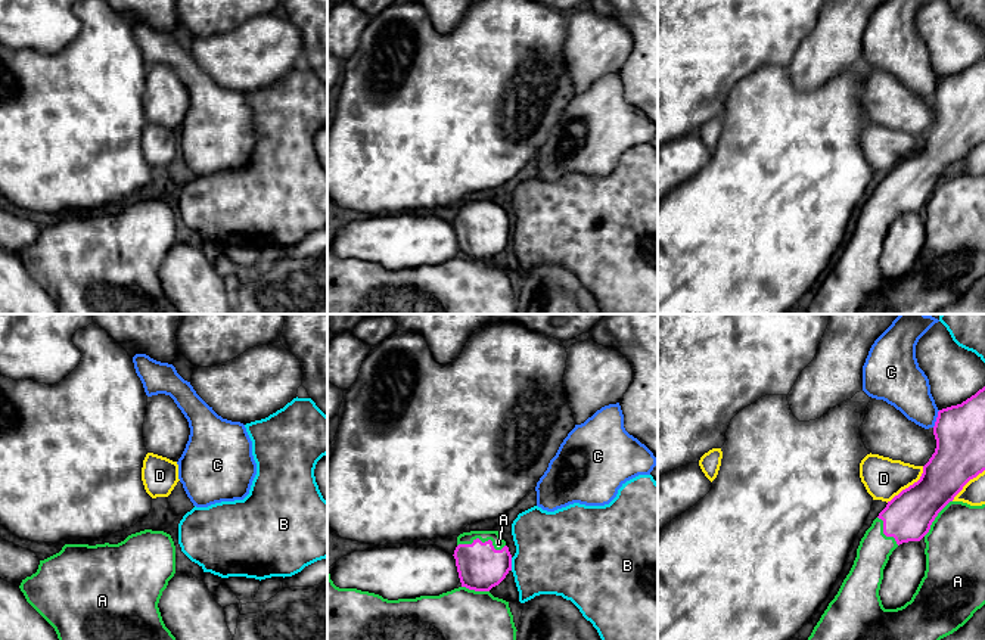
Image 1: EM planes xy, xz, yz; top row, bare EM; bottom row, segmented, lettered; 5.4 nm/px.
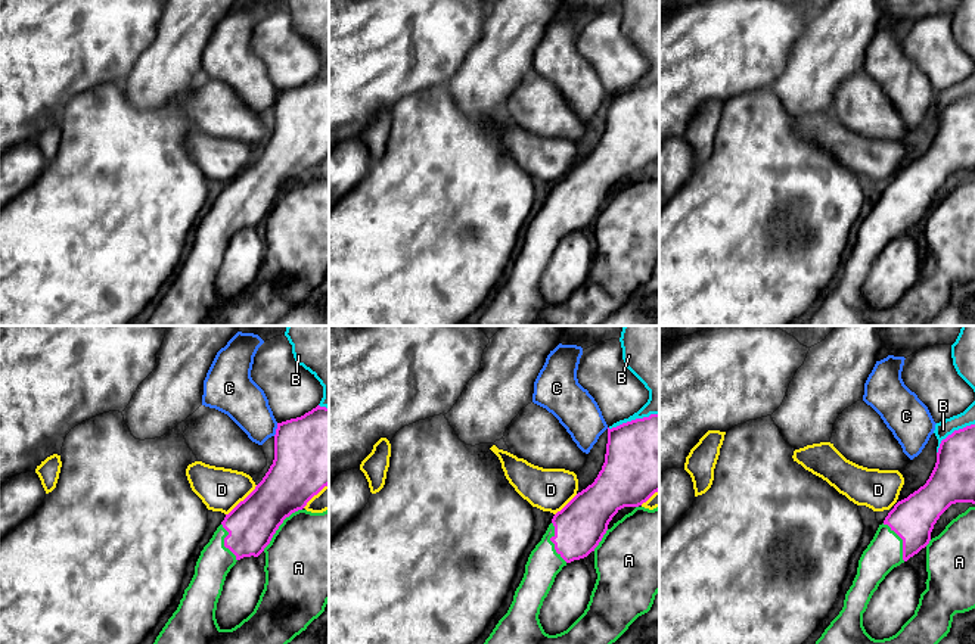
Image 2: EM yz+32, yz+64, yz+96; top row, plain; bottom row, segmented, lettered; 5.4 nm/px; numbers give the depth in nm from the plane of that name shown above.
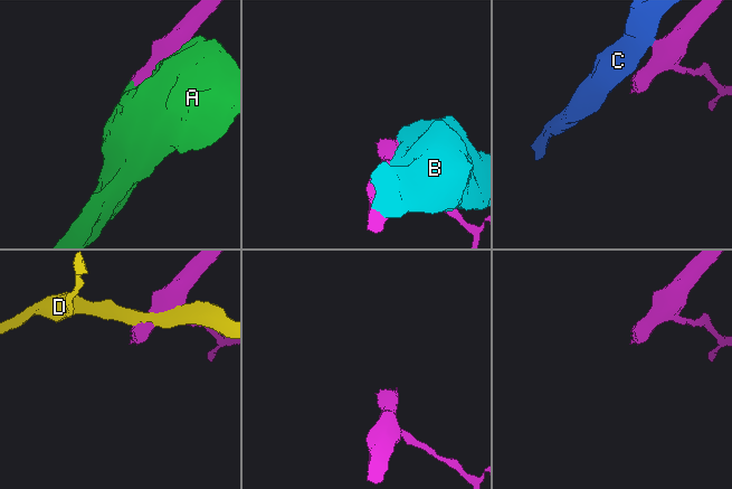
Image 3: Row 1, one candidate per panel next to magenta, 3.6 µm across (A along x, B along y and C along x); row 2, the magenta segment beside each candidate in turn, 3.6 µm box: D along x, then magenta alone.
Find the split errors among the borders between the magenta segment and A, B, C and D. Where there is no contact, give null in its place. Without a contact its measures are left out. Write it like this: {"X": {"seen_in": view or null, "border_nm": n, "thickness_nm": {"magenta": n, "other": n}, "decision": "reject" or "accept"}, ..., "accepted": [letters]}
{"A": {"seen_in": "xz", "border_nm": 260, "thickness_nm": {"magenta": 240, "other": 70}, "decision": "accept"}, "B": {"seen_in": "xz", "border_nm": 70, "thickness_nm": {"magenta": 240, "other": 440}, "decision": "reject"}, "C": {"seen_in": "yz", "border_nm": 100, "thickness_nm": {"magenta": 280, "other": 260}, "decision": "reject"}, "D": {"seen_in": "yz", "border_nm": 280, "thickness_nm": {"magenta": 260, "other": 220}, "decision": "reject"}, "accepted": ["A"]}

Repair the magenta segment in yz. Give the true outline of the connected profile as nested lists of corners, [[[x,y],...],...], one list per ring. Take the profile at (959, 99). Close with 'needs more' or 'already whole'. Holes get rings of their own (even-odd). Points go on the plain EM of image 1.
[[[985,56],[975,65],[963,71],[961,74],[951,75],[938,81],[938,87],[933,96],[933,105],[936,109],[936,118],[929,131],[923,136],[923,143],[917,152],[902,159],[873,190],[871,196],[866,201],[857,218],[857,227],[854,234],[843,249],[838,264],[829,273],[827,279],[821,285],[820,291],[814,296],[808,307],[808,314],[936,314],[941,308],[953,304],[963,296],[973,283],[985,274],[985,174],[970,175],[963,171],[956,171],[954,167],[963,159],[963,156],[979,143],[985,140]],[[925,209],[926,218],[926,240],[911,270],[897,279],[885,279],[879,265],[880,254],[883,249],[883,239],[889,230],[892,221],[902,212]]] | needs more

